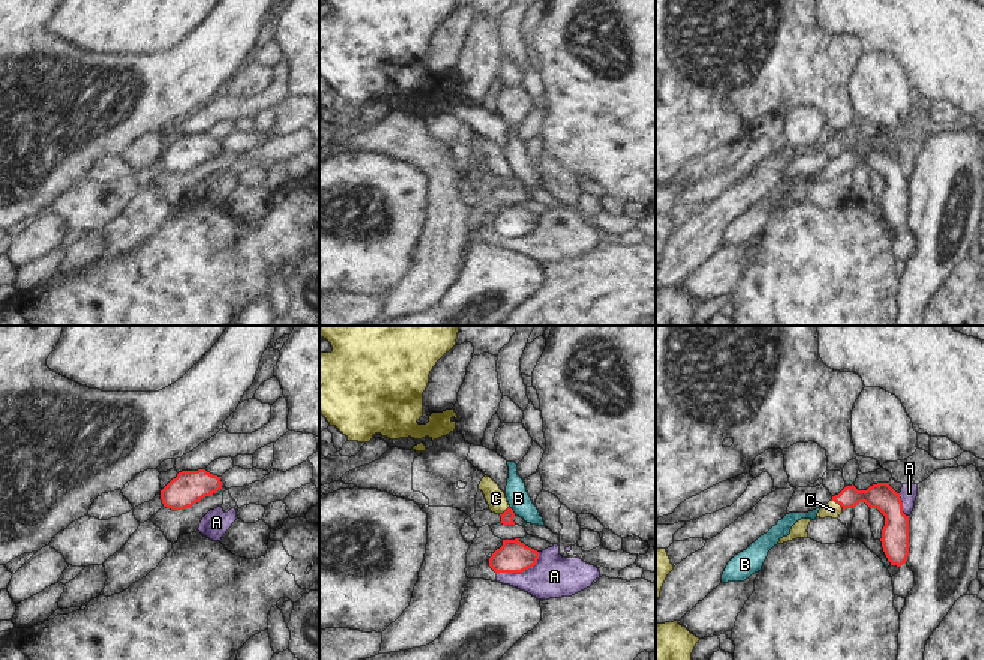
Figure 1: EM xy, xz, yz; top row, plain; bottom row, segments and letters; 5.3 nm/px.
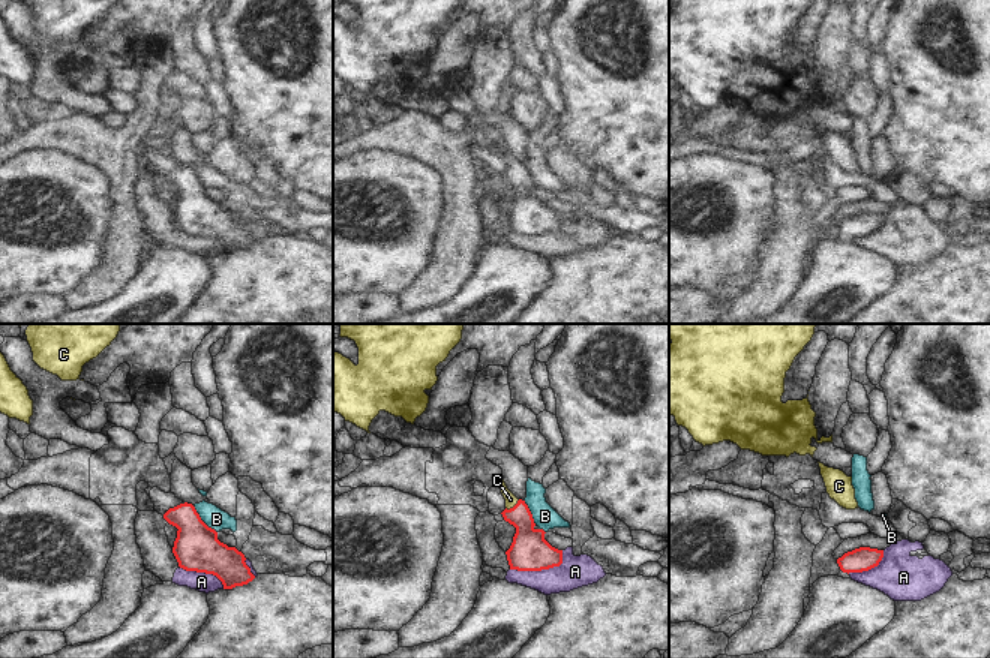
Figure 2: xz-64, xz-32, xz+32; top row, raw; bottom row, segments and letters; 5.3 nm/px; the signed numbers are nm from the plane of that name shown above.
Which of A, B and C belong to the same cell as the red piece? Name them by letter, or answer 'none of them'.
C

